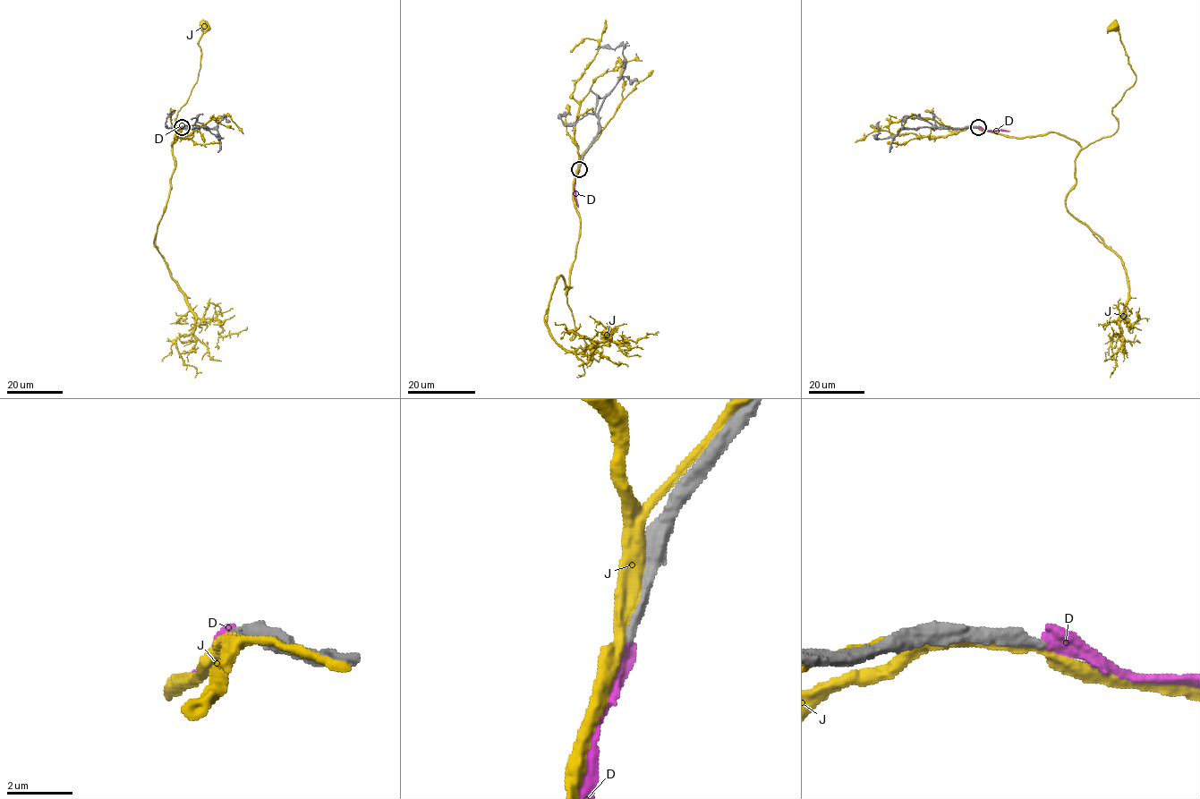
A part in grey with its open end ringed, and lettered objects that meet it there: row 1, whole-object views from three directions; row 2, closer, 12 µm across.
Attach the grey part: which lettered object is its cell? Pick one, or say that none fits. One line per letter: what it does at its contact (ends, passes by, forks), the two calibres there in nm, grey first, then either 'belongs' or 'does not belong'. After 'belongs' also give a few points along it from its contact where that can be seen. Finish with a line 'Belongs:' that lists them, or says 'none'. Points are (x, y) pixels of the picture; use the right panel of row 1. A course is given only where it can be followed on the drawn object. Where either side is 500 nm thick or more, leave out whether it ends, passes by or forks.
D: it ends; calibres 300 and 460 nm; belongs; course (977, 127), (1009, 131)
J: it passes by; calibres 340 and 440 nm; does not belong
Belongs: D

